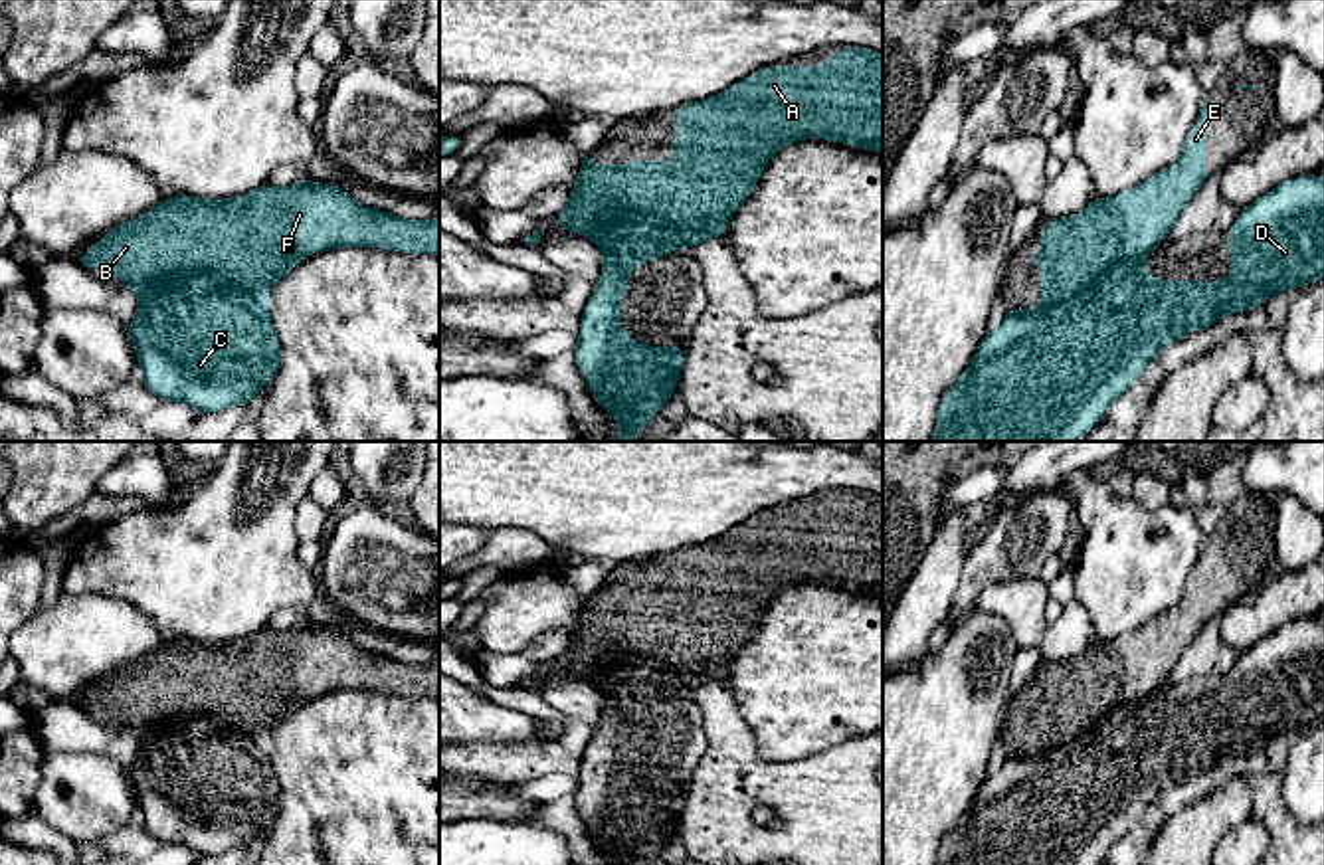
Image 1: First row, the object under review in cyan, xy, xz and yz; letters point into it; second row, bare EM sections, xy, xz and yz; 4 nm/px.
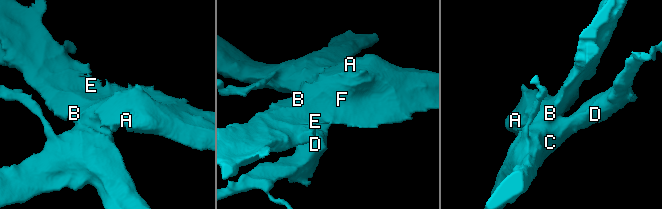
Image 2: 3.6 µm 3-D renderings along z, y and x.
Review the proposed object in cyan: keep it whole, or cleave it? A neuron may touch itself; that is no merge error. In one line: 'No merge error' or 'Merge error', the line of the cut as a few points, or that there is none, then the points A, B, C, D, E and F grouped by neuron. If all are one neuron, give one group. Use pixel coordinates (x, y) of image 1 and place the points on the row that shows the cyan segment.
Merge error. Split along xy (268, 289), (161, 274), (137, 291). Groups: A B E F / C D

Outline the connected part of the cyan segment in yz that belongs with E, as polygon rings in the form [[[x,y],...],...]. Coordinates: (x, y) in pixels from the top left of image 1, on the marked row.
[[[1203,101],[1183,154],[1172,166],[1118,196],[1096,196],[1081,214],[1041,222],[1041,253],[1033,259],[1033,271],[1045,275],[1041,301],[1069,301],[1075,293],[1085,293],[1098,277],[1110,277],[1122,261],[1142,261],[1166,240],[1207,176],[1207,107]]]

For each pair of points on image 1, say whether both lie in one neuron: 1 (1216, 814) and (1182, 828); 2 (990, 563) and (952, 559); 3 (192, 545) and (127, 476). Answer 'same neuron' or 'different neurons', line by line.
1: same neuron
2: different neurons
3: different neurons

